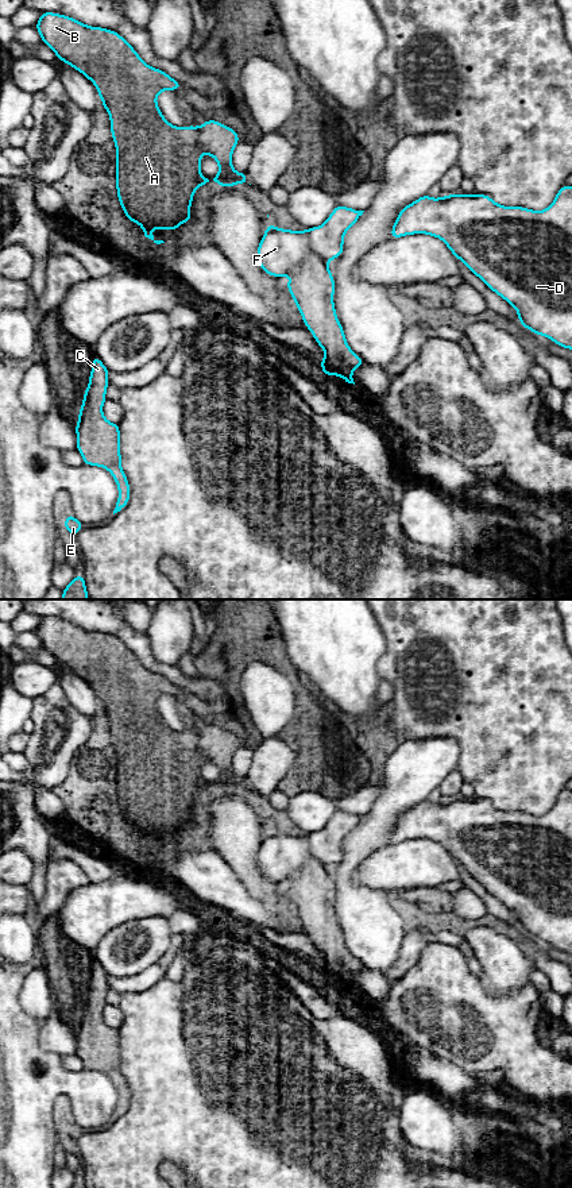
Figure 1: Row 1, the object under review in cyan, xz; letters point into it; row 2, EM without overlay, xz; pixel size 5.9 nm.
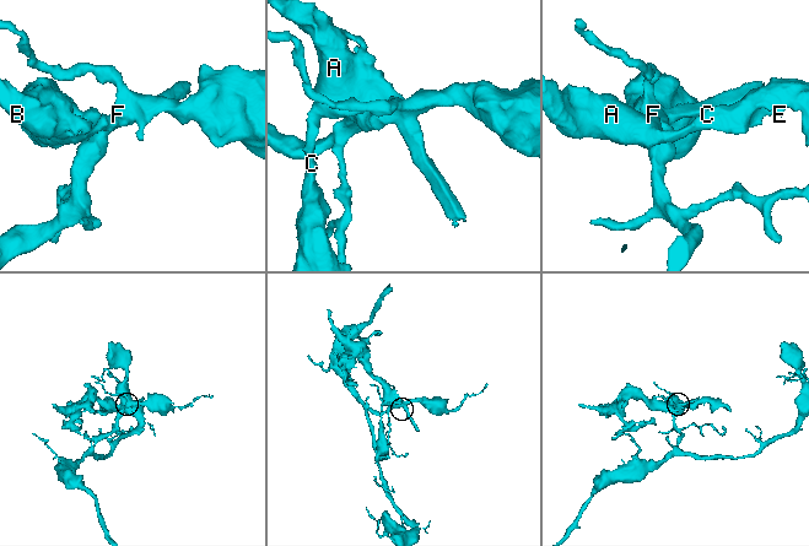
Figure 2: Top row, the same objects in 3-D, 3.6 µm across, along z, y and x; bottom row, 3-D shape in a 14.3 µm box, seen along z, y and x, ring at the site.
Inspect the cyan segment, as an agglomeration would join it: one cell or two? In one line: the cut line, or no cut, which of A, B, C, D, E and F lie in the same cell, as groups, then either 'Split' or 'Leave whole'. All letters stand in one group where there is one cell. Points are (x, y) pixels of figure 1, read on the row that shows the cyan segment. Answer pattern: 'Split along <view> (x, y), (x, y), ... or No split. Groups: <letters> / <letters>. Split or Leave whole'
Split along xz (325, 262), (309, 255), (286, 273). Groups: A B C E / D F. Split

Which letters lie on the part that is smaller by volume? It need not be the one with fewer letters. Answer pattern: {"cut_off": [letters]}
{"cut_off": ["A", "B", "C", "E"]}

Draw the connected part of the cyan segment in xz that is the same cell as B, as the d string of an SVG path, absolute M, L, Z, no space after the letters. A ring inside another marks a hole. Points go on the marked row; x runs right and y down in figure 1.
M40 12L35 28L42 42L57 54L58 61L69 63L94 84L103 107L111 119L111 134L116 146L117 198L127 219L144 228L139 234L156 244L165 243L163 240L155 240L151 231L155 228L175 231L182 223L193 220L190 205L198 186L212 182L217 182L223 188L233 188L235 184L250 184L247 173L237 173L232 166L232 153L240 142L237 132L217 120L206 120L201 127L175 127L170 124L158 108L156 96L163 90L178 90L182 84L163 70L148 66L116 31L86 26L70 16L54 12ZM204 153L213 157L219 163L219 174L214 178L201 176L200 166Z

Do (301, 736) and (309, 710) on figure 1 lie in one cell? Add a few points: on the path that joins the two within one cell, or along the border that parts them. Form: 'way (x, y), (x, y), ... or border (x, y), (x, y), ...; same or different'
way (308, 729), (309, 717); same

